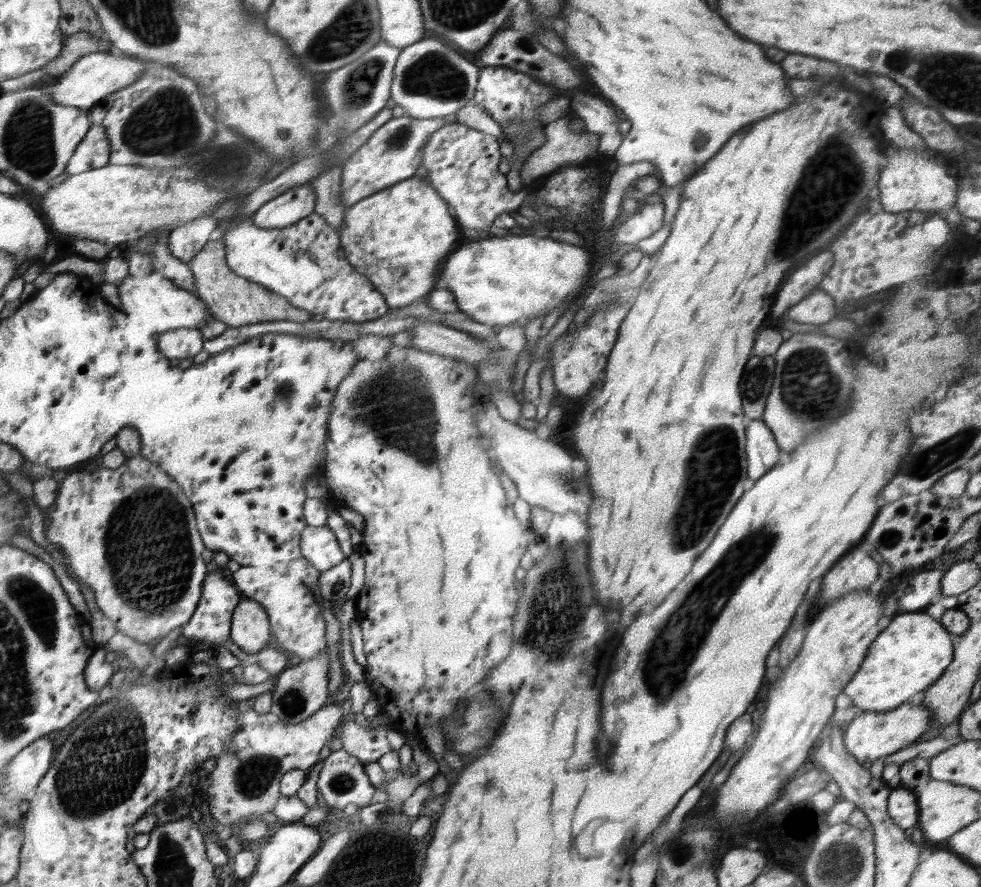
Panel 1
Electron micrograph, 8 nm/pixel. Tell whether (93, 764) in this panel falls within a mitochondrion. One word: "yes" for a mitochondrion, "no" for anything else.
yes

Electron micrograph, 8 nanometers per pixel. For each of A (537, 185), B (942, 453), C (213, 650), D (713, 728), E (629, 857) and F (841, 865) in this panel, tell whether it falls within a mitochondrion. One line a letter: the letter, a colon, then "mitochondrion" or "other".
A: other
B: mitochondrion
C: other
D: other
E: other
F: mitochondrion

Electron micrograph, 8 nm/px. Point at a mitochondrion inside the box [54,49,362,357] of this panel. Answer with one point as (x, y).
(165, 124)

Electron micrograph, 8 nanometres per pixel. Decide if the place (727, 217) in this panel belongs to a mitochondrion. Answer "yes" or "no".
no

